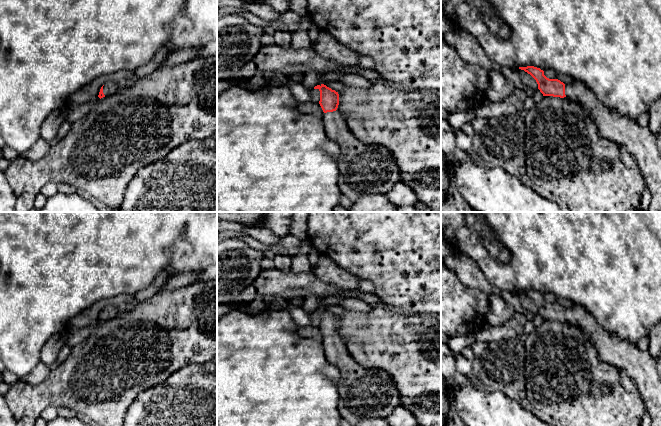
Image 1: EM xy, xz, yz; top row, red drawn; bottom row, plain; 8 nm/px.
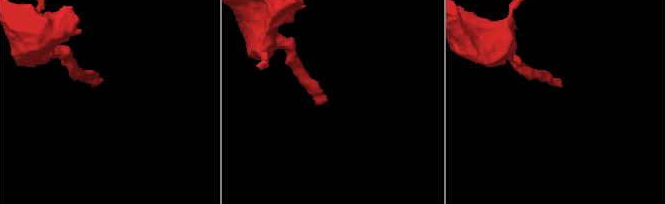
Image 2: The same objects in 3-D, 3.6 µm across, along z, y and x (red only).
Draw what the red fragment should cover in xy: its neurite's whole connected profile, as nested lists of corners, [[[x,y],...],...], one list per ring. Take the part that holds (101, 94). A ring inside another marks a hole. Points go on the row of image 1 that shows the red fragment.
[[[108,82],[104,84],[100,89],[98,97],[101,99],[115,93],[118,90],[119,86],[120,85],[115,82]]]

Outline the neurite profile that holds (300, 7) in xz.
[[[291,0],[289,10],[299,14],[301,17],[308,15],[308,0]]]

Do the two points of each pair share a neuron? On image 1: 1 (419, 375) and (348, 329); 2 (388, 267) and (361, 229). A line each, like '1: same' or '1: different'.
1: same
2: same

